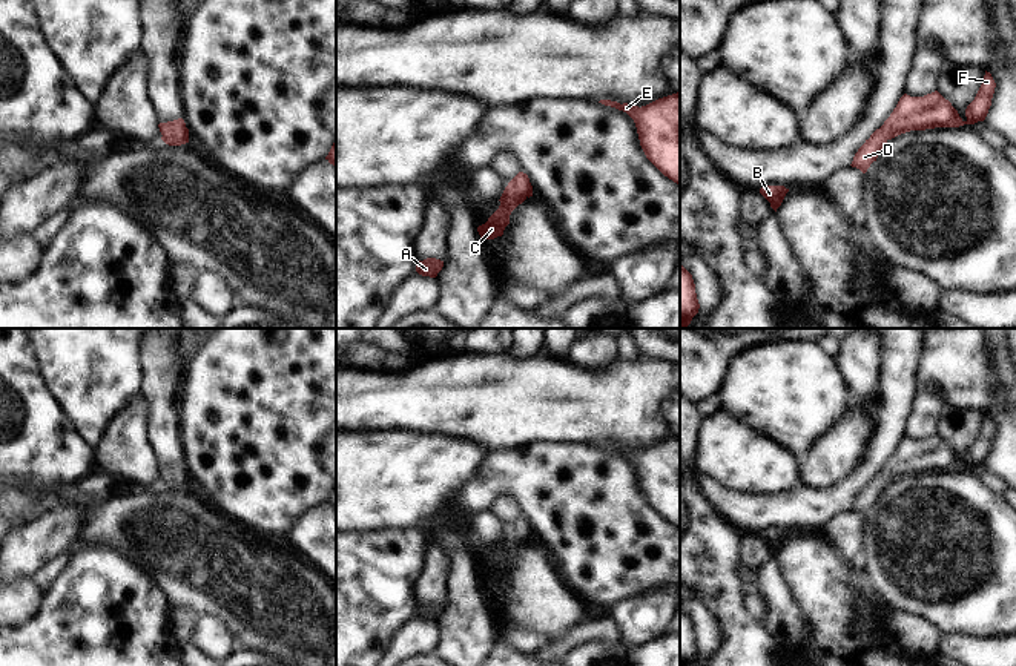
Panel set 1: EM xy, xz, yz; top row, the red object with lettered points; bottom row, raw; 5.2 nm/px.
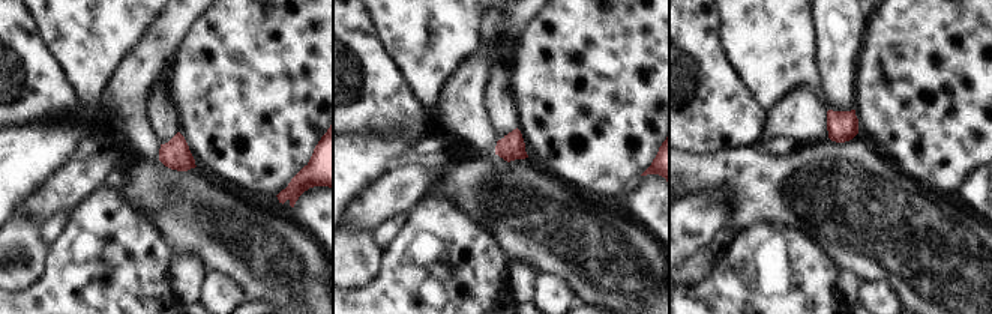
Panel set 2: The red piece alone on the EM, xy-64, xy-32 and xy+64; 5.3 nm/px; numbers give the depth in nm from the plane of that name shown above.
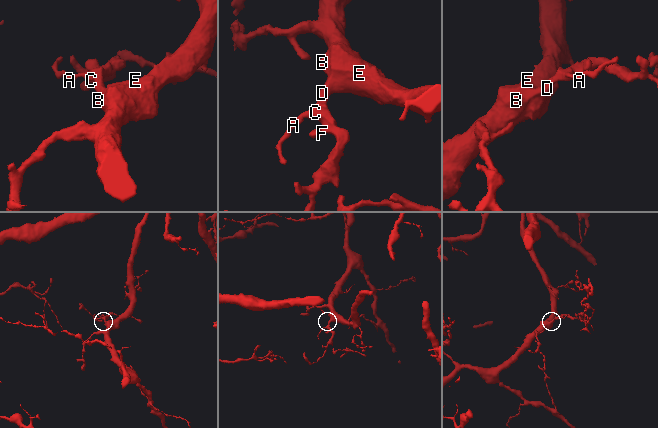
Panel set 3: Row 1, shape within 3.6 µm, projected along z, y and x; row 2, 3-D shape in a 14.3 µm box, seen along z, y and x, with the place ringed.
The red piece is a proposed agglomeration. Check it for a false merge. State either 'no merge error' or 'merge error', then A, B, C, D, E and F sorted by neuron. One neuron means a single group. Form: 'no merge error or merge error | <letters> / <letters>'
no merge error | A B C D E F

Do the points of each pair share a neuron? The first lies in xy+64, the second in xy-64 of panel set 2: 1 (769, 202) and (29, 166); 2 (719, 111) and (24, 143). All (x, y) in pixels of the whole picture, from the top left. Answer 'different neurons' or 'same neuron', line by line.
1: different neurons
2: different neurons

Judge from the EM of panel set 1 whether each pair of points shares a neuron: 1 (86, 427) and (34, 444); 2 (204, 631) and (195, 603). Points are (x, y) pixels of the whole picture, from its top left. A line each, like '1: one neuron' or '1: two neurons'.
1: two neurons
2: two neurons

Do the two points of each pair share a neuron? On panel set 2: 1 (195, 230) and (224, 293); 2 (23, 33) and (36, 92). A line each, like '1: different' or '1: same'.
1: different
2: same

